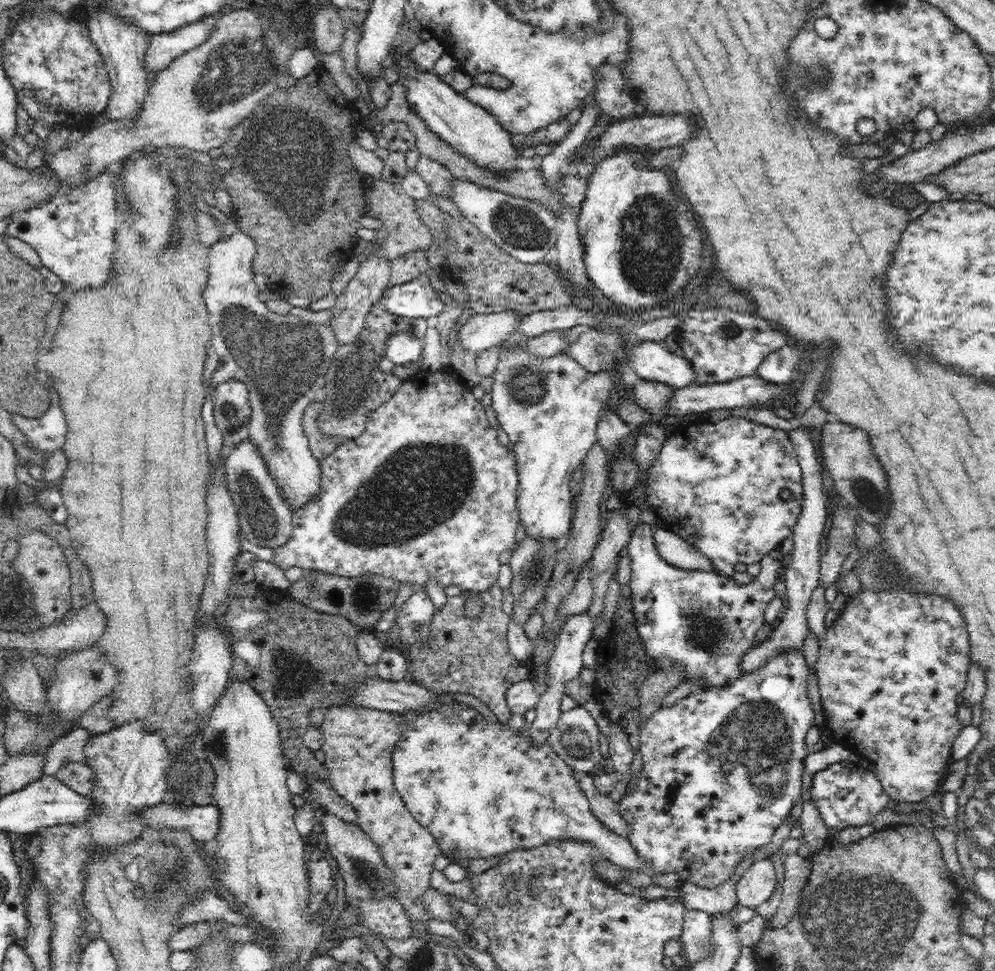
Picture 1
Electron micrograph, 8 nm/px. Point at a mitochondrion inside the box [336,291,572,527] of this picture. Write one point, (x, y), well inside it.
(525, 385)

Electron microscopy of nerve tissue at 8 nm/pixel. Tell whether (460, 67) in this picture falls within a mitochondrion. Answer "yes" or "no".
no

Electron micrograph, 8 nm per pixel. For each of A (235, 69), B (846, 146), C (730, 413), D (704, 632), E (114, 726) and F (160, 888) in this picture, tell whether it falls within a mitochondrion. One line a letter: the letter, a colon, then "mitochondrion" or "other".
A: mitochondrion
B: other
C: other
D: mitochondrion
E: other
F: mitochondrion

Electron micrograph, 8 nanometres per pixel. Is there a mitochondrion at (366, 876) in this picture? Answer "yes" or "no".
yes

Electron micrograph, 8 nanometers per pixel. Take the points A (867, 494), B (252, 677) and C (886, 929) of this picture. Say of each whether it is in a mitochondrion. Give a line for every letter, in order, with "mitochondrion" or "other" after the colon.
A: mitochondrion
B: other
C: mitochondrion

